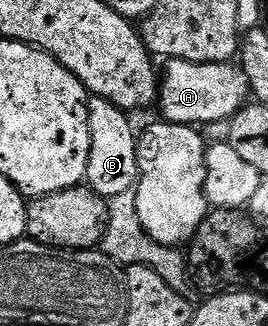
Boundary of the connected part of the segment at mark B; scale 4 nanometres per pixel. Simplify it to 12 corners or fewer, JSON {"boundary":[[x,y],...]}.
{"boundary":[[109,100],[88,101],[87,187],[109,198],[140,178],[137,129]]}

